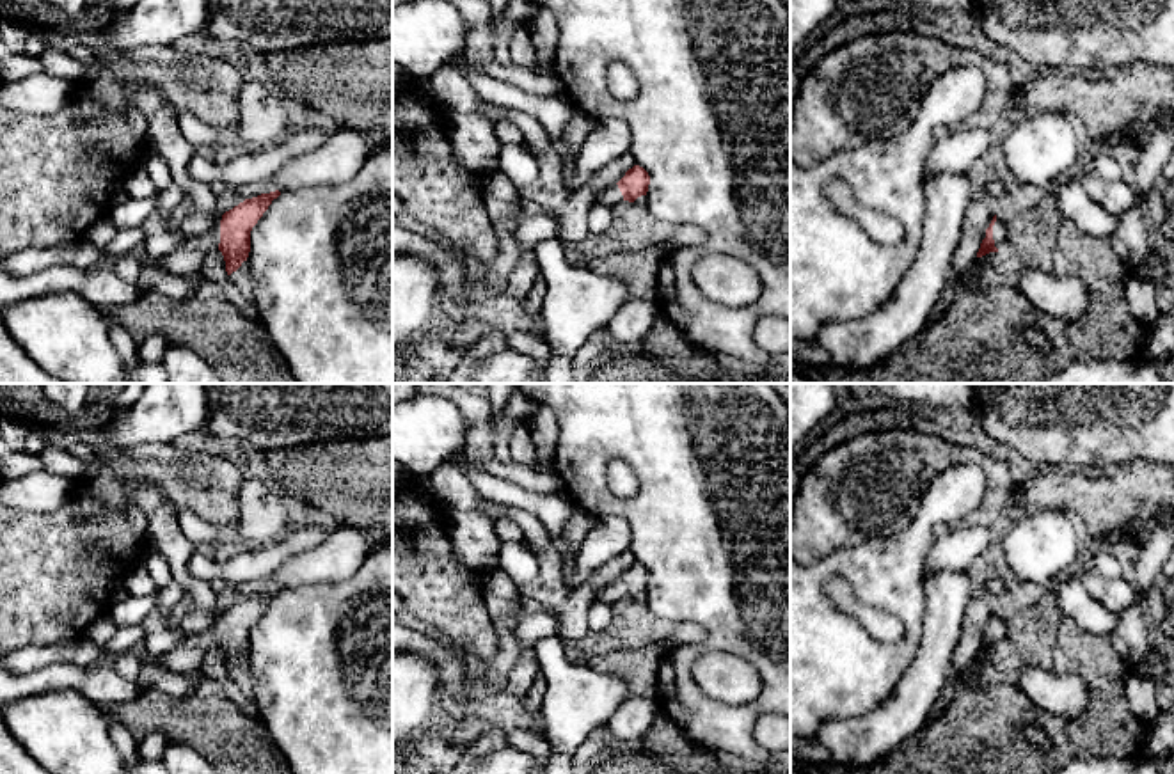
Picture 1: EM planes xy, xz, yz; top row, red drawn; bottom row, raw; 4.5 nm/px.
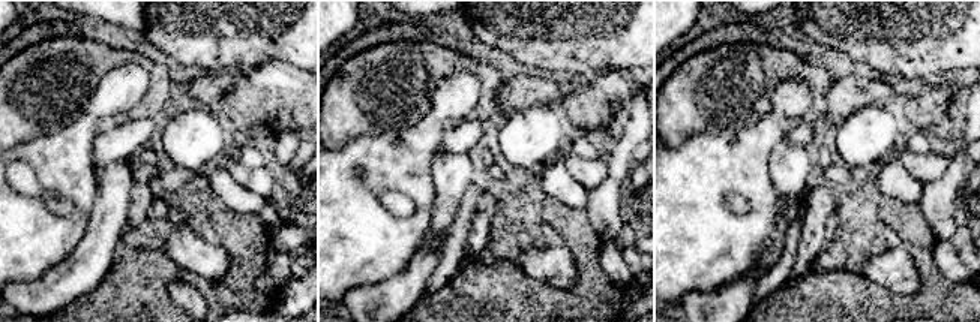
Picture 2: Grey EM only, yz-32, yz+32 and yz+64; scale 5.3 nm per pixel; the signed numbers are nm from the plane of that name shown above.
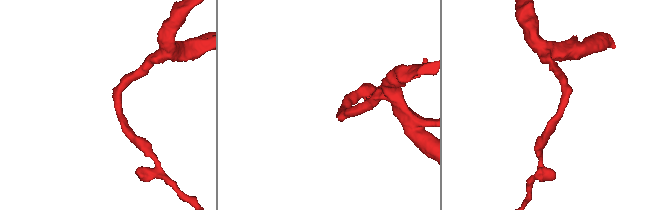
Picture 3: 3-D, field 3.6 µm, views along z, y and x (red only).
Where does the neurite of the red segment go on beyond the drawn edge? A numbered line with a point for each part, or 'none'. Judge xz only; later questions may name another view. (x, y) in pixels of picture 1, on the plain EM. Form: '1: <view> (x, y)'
1: xz (611, 593)

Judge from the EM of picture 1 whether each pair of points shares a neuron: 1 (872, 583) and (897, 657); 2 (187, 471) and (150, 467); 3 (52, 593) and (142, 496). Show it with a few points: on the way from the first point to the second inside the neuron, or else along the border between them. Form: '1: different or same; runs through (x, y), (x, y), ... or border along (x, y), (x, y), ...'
1: same; runs through (892, 600), (910, 618), (910, 638)
2: same; runs through (178, 469), (158, 467)
3: different; border along (118, 467), (128, 496), (148, 517), (150, 537)

